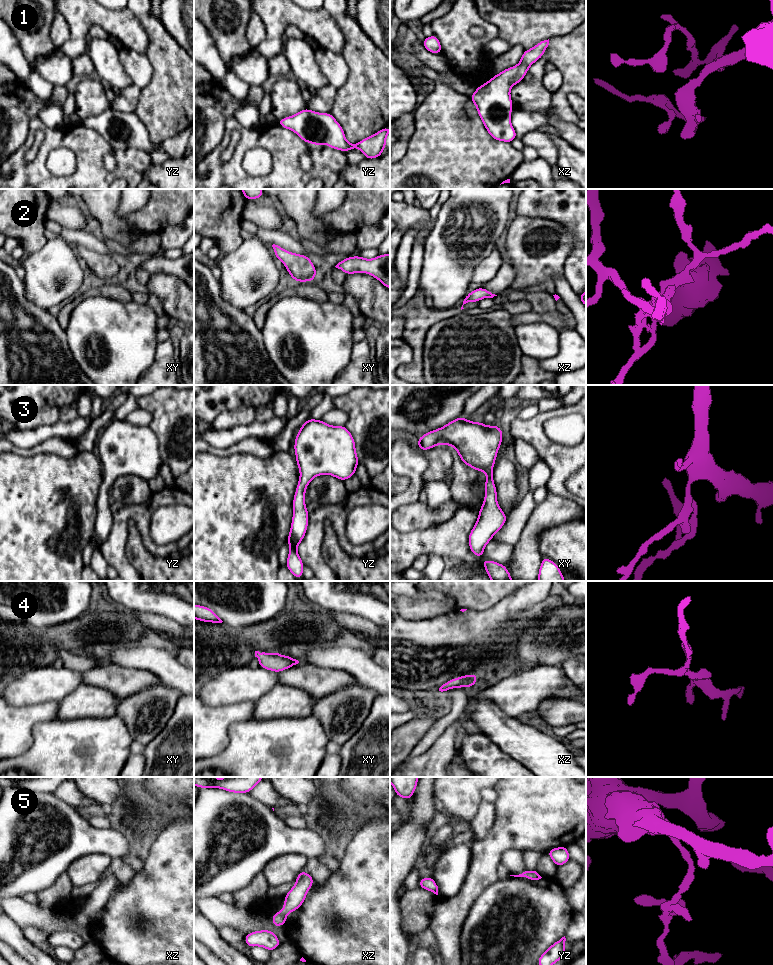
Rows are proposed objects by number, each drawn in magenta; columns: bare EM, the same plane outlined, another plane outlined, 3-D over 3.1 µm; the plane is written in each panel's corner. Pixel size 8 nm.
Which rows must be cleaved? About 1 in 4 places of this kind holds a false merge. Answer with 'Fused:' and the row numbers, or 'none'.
Fused: none

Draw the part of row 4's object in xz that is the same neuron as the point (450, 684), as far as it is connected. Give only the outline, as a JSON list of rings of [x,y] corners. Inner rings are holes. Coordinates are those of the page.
[[[468,674],[466,676],[460,676],[455,679],[451,679],[444,683],[440,688],[439,691],[447,691],[451,690],[455,687],[465,688],[465,687],[473,687],[476,684],[478,674]]]

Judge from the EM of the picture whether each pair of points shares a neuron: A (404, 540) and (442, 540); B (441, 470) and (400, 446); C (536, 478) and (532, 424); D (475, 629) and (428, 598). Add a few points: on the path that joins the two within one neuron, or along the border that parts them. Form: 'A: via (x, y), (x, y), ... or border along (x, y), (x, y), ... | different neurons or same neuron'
A: via (413, 540), (433, 540) | same neuron
B: border along (426, 452), (428, 466), (422, 479) | different neurons
C: border along (540, 459), (547, 465), (550, 471), (549, 479) | different neurons
D: border along (442, 615), (419, 621) | different neurons

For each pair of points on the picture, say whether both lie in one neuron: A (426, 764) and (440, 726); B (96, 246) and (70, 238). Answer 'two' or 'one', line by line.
A: two
B: one

